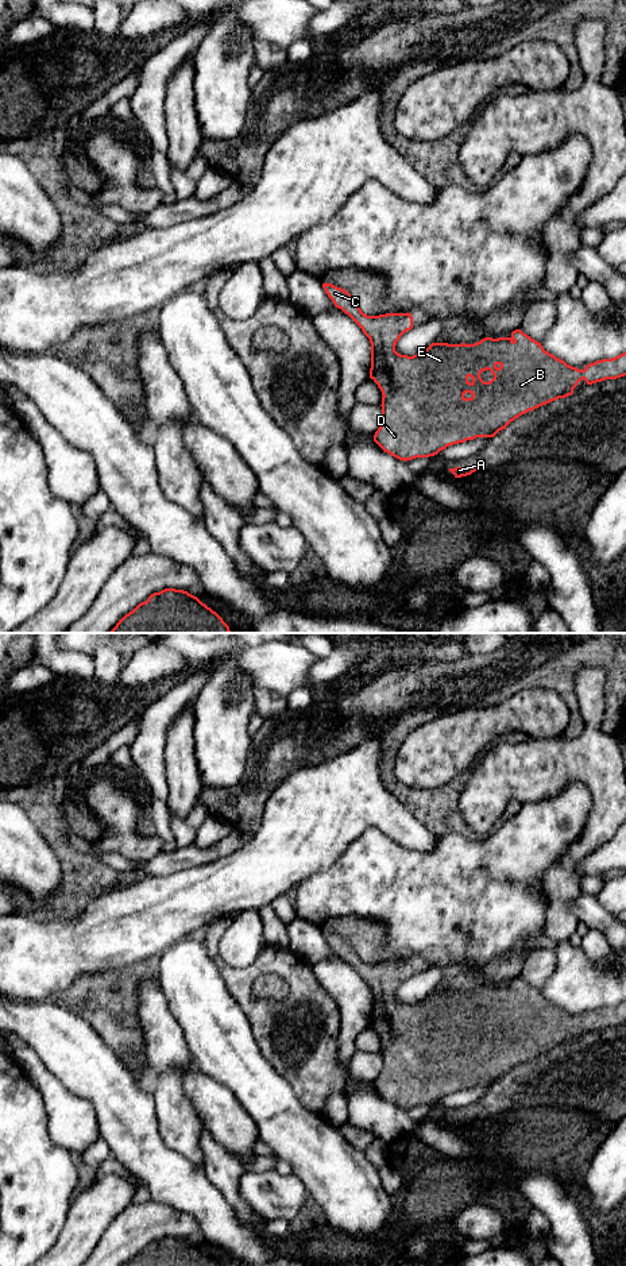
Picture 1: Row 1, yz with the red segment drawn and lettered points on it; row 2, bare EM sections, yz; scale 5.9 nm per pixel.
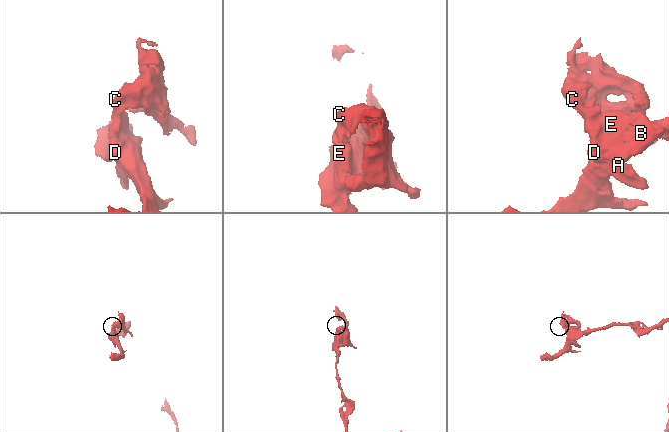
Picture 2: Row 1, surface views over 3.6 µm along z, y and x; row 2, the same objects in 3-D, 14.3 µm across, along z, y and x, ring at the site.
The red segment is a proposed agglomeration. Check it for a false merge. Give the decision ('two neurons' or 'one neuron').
one neuron

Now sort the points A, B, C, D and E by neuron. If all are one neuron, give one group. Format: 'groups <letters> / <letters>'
groups A B C D E

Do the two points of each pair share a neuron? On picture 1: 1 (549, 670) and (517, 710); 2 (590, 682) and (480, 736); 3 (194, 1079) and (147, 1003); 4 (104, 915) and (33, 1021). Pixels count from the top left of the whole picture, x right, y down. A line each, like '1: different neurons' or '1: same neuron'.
1: different neurons
2: different neurons
3: different neurons
4: different neurons

